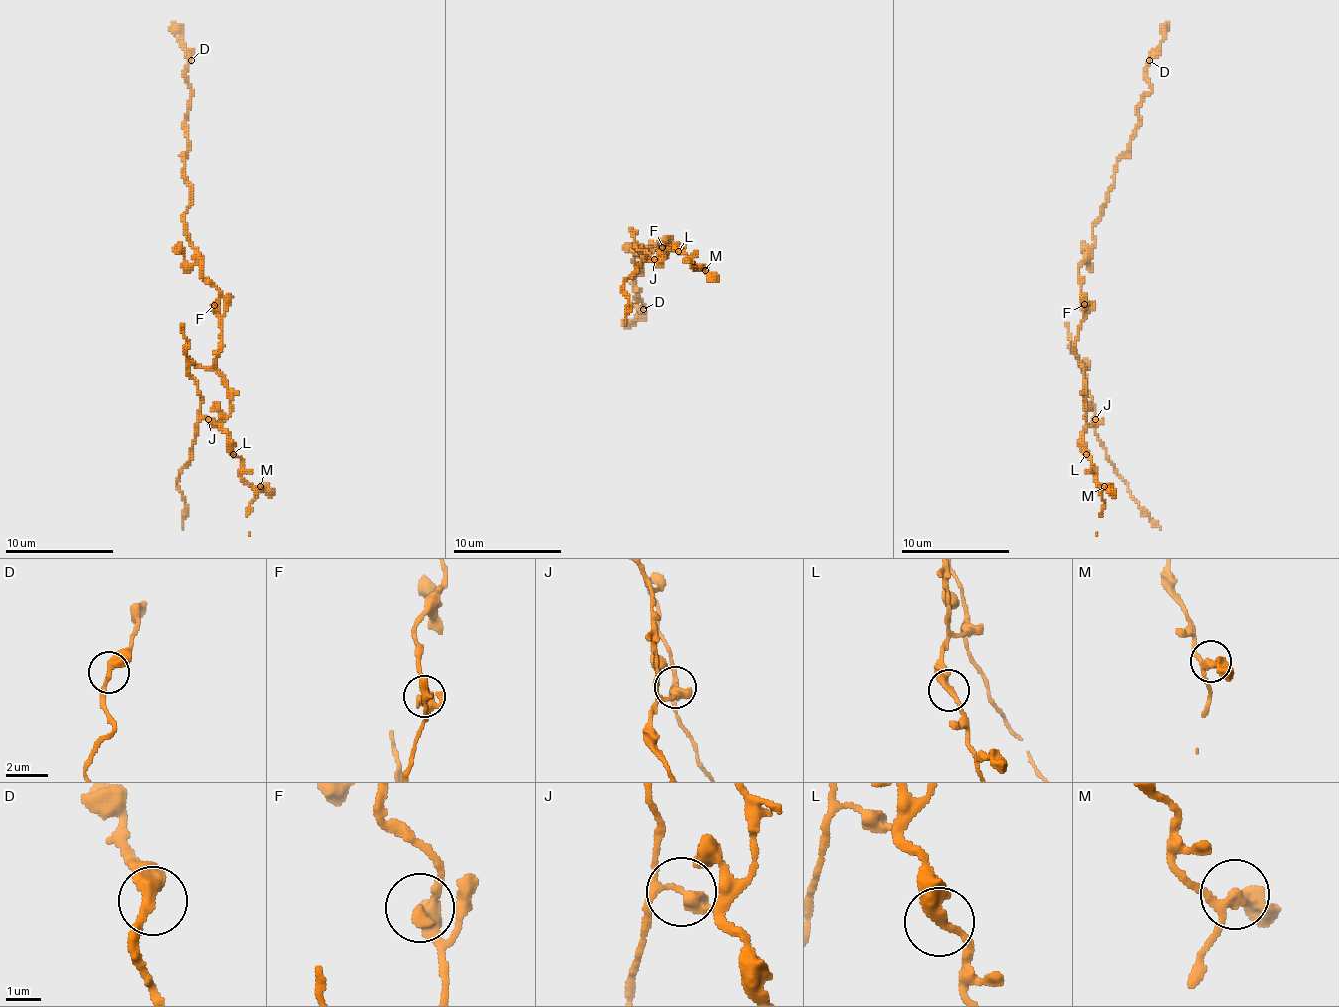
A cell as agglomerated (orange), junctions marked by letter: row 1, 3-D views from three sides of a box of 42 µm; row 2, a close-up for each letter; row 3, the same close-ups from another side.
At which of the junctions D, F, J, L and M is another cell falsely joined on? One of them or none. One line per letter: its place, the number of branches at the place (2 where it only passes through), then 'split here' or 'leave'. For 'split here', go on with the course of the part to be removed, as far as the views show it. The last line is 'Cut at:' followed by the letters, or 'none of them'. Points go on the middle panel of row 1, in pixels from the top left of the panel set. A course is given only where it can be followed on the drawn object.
D: at (643, 309); 2 branches meet; leave
F: at (662, 247); 3 branches meet; leave
J: at (654, 259); 3 branches meet; split here; foreign part runs (655, 259), (644, 256), (624, 281), (621, 289), (628, 303), (625, 325)
L: at (678, 251); 2 branches meet; leave
M: at (705, 270); 3 branches meet; leave
Cut at: J

